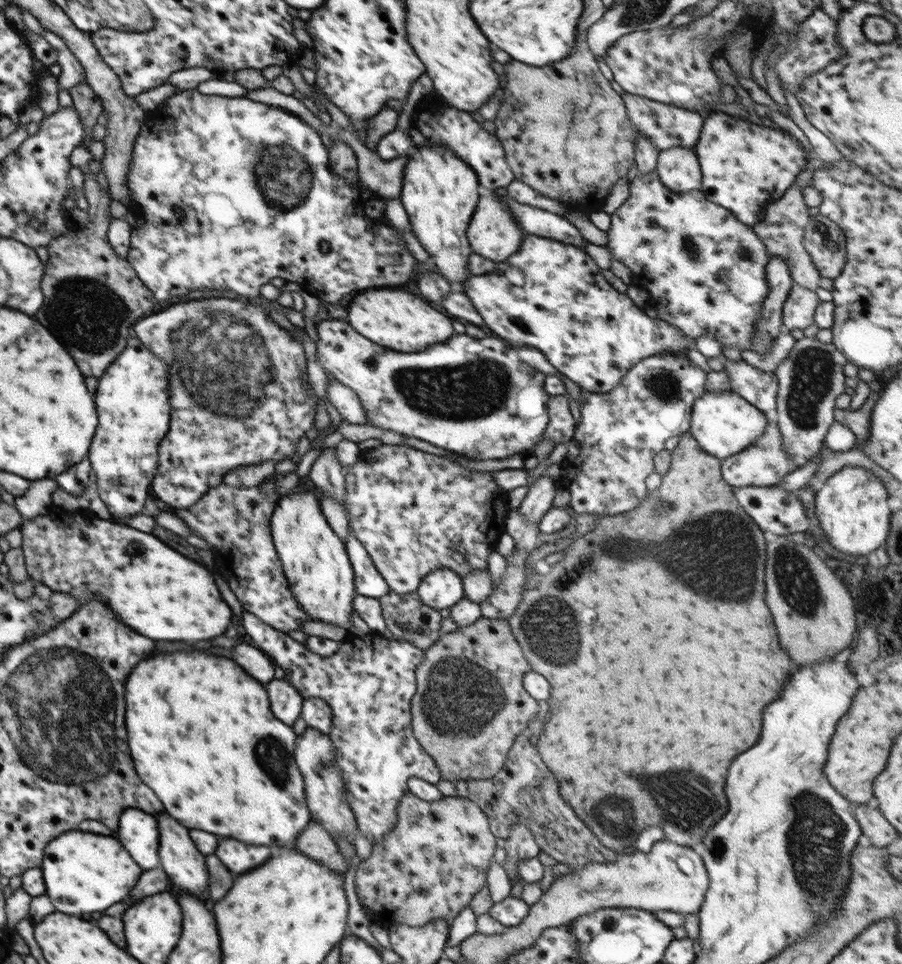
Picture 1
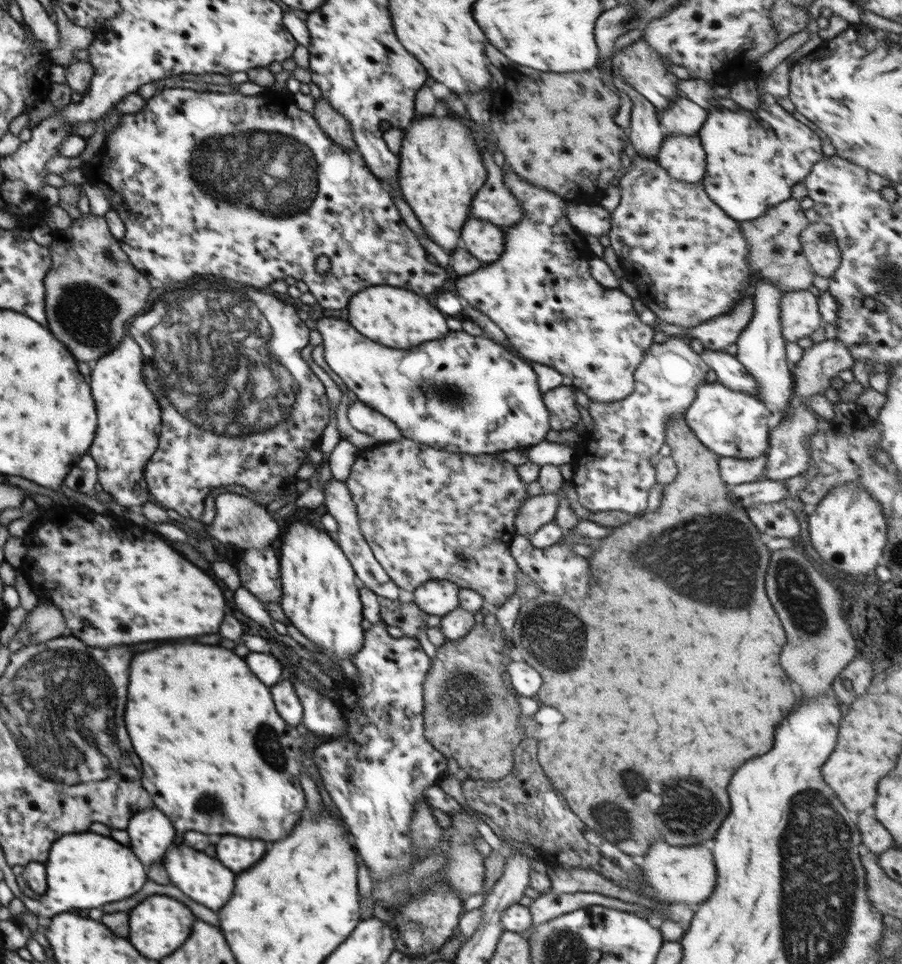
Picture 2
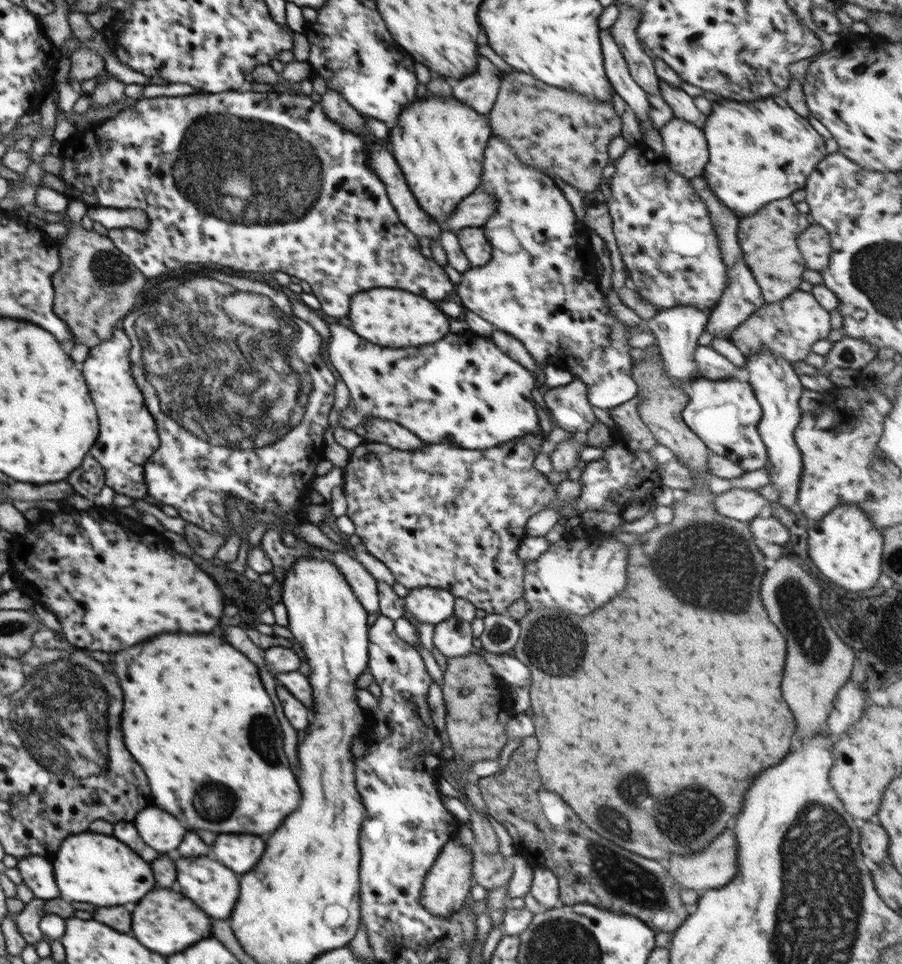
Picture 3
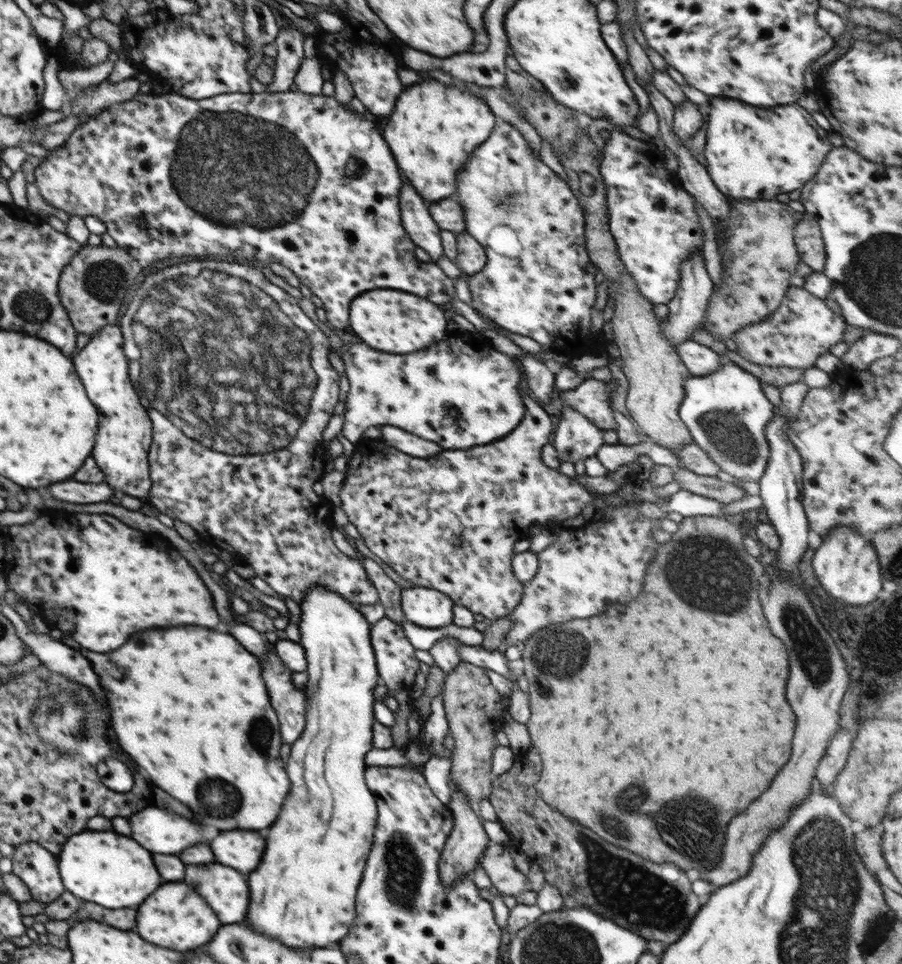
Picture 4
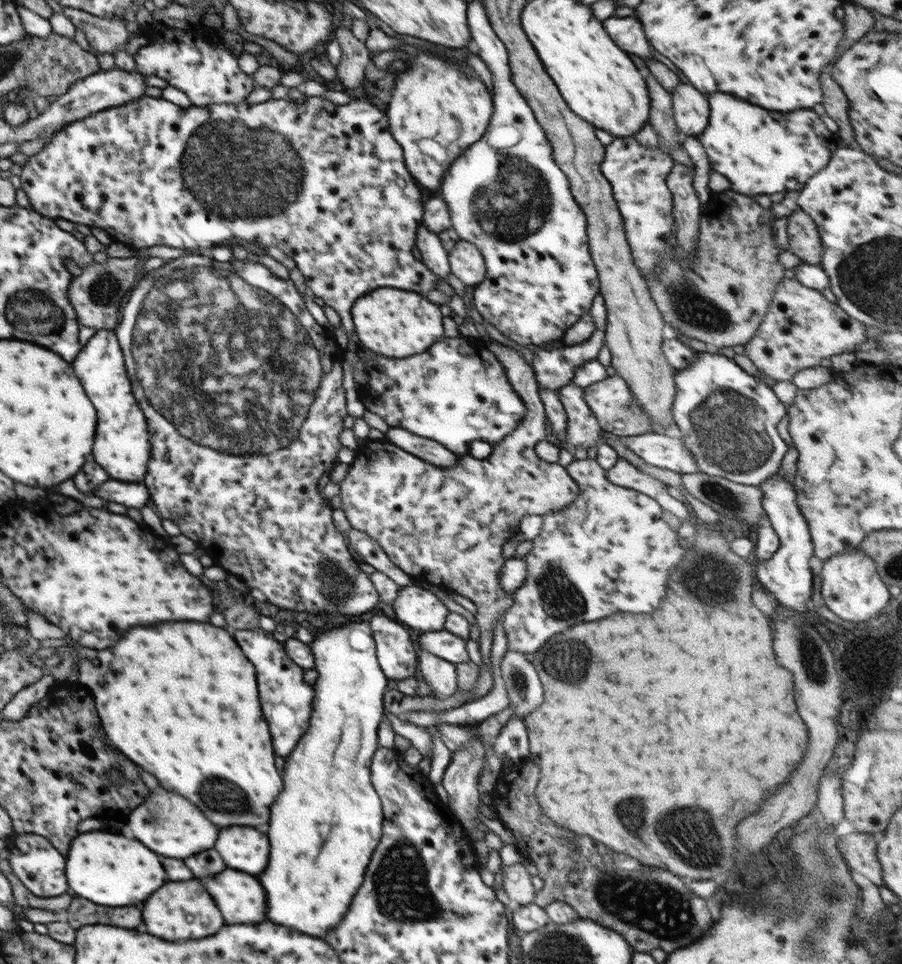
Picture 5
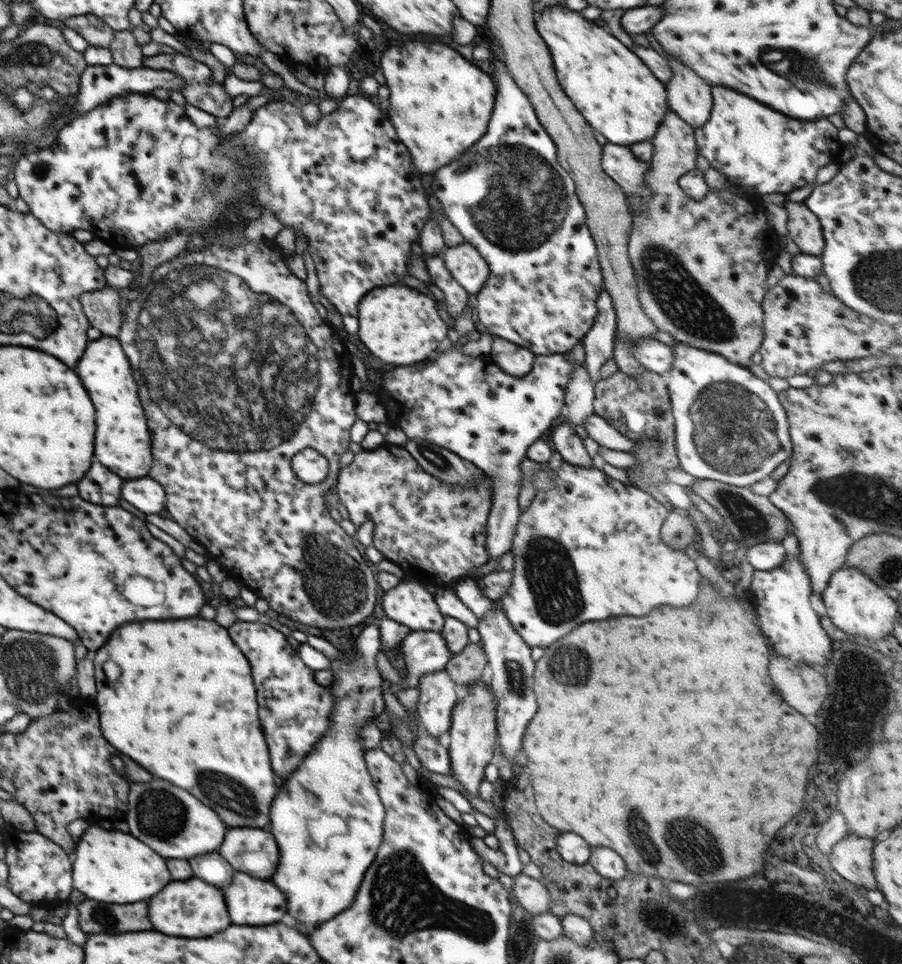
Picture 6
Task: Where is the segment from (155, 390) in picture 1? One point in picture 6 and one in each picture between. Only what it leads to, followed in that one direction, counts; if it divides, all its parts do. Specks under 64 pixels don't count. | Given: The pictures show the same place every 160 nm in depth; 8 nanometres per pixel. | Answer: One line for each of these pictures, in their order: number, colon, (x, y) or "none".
2: (129, 424)
3: (128, 438)
4: (125, 430)
5: (122, 431)
6: (105, 371)

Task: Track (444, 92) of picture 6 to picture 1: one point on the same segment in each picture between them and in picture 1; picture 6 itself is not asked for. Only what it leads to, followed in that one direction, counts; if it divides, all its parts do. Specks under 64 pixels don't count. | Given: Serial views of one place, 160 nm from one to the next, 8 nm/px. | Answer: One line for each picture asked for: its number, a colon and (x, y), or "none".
1: (439, 192)
2: (440, 170)
3: (439, 143)
4: (434, 129)
5: (433, 100)

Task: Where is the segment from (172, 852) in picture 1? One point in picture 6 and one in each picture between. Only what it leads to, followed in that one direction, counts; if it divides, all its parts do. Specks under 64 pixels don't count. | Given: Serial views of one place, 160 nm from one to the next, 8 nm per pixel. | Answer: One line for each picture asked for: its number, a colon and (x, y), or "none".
2: (204, 879)
3: (214, 888)
4: (226, 891)
5: (241, 899)
6: (250, 901)

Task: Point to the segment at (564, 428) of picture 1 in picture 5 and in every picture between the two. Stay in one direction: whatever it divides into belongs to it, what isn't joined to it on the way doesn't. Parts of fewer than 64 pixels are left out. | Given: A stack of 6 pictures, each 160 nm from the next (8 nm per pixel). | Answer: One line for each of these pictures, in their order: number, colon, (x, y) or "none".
2: (561, 403)
3: (569, 406)
4: (591, 398)
5: (610, 399)

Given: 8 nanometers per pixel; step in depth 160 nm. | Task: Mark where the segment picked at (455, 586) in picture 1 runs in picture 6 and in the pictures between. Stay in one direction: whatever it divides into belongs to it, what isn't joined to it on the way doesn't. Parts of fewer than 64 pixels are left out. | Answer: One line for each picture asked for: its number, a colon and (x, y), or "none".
2: (437, 598)
3: (431, 605)
4: (428, 608)
5: (419, 610)
6: (409, 603)

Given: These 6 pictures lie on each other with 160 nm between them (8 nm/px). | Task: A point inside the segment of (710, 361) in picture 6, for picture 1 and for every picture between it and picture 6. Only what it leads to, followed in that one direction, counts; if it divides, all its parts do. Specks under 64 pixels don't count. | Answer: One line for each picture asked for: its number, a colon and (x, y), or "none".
1: (724, 424)
2: (732, 424)
3: (725, 414)
4: (726, 412)
5: (727, 417)

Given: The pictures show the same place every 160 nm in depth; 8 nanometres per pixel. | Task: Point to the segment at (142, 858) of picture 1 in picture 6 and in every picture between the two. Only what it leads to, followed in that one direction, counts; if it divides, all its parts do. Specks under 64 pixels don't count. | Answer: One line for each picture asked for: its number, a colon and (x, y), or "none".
2: (151, 833)
3: (160, 830)
4: (162, 832)
5: (168, 824)
6: (168, 819)

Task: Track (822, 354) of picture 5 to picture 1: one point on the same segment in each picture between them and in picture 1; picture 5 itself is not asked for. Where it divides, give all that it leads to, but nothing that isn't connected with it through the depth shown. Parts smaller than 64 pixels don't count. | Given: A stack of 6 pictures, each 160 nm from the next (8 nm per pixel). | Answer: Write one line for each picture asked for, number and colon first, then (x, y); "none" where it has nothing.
1: (799, 309)
2: (800, 317)
3: (789, 327)
4: (802, 328)

